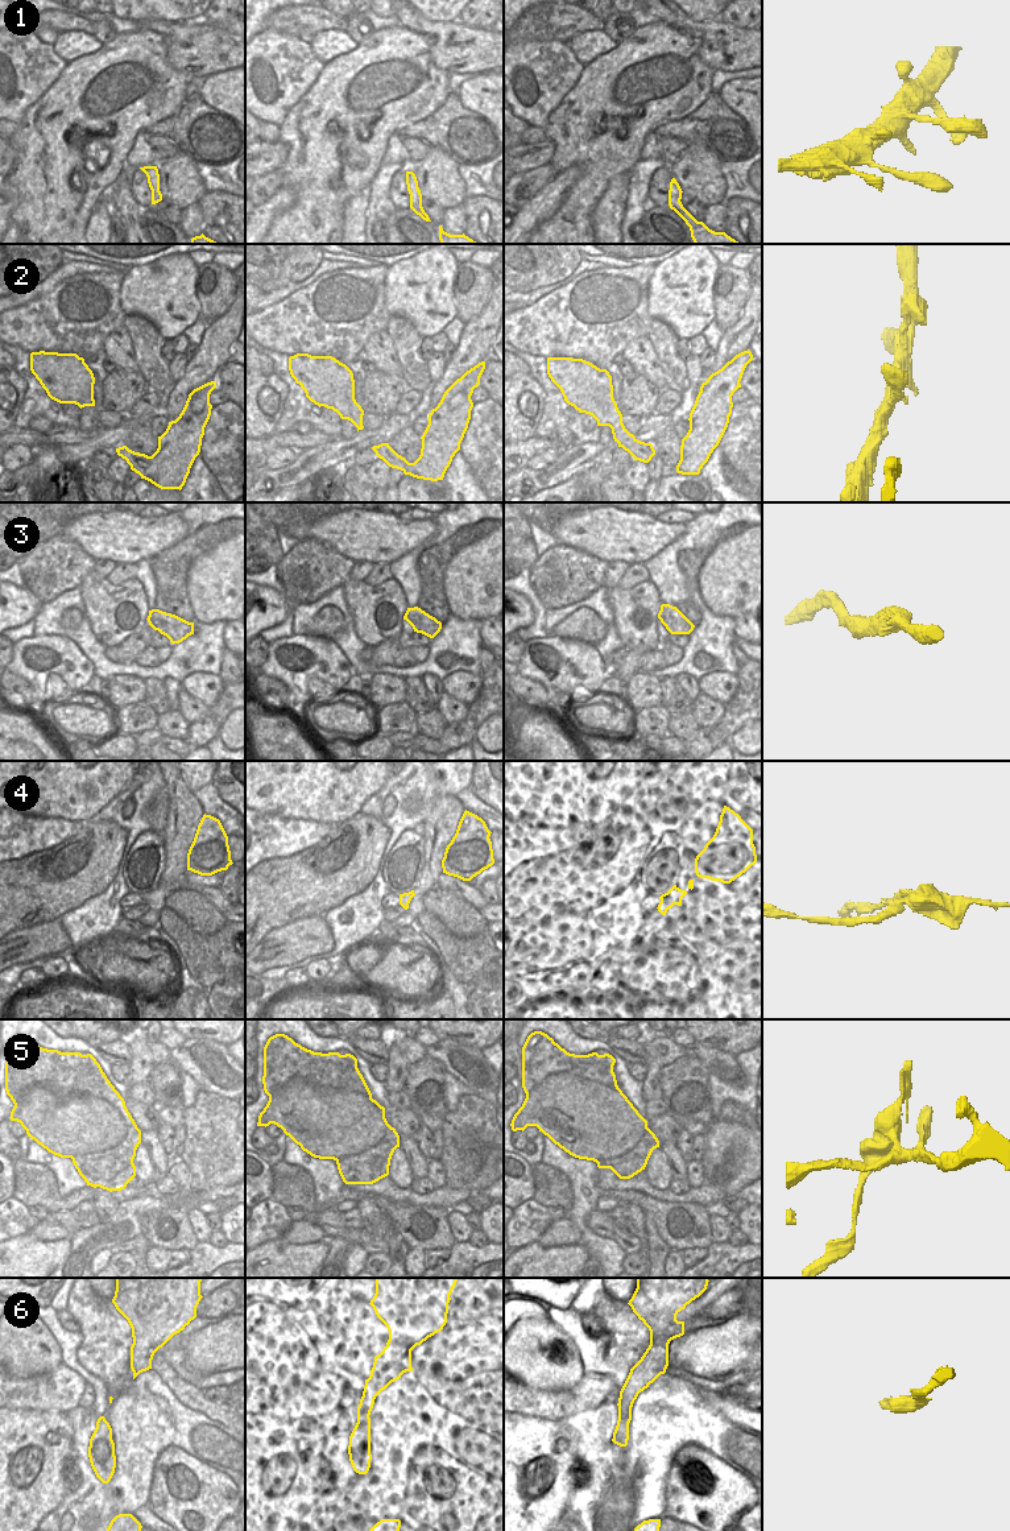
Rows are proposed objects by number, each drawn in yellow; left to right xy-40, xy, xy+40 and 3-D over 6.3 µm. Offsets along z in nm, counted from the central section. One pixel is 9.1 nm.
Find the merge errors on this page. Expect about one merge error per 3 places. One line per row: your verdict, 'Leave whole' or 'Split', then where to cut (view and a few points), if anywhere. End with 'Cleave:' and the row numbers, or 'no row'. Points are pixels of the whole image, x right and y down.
1: Leave whole. No split
2: Leave whole. No split
3: Leave whole. No split
4: Split. Split along xy+40 (698, 856), (696, 873)
5: Split. Split along xy-40 (15, 1103), (34, 1085), (99, 1096), (127, 1137)
6: Leave whole. No split
Cleave: 4, 5

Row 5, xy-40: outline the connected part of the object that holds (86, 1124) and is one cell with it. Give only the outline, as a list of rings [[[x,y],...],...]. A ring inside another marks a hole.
[[[34,1085],[15,1104],[11,1121],[17,1121],[28,1137],[61,1158],[103,1153],[127,1138],[127,1121],[116,1106],[96,1096],[62,1100],[44,1085]],[[28,1100],[51,1101],[58,1113],[29,1116],[22,1110]]]

